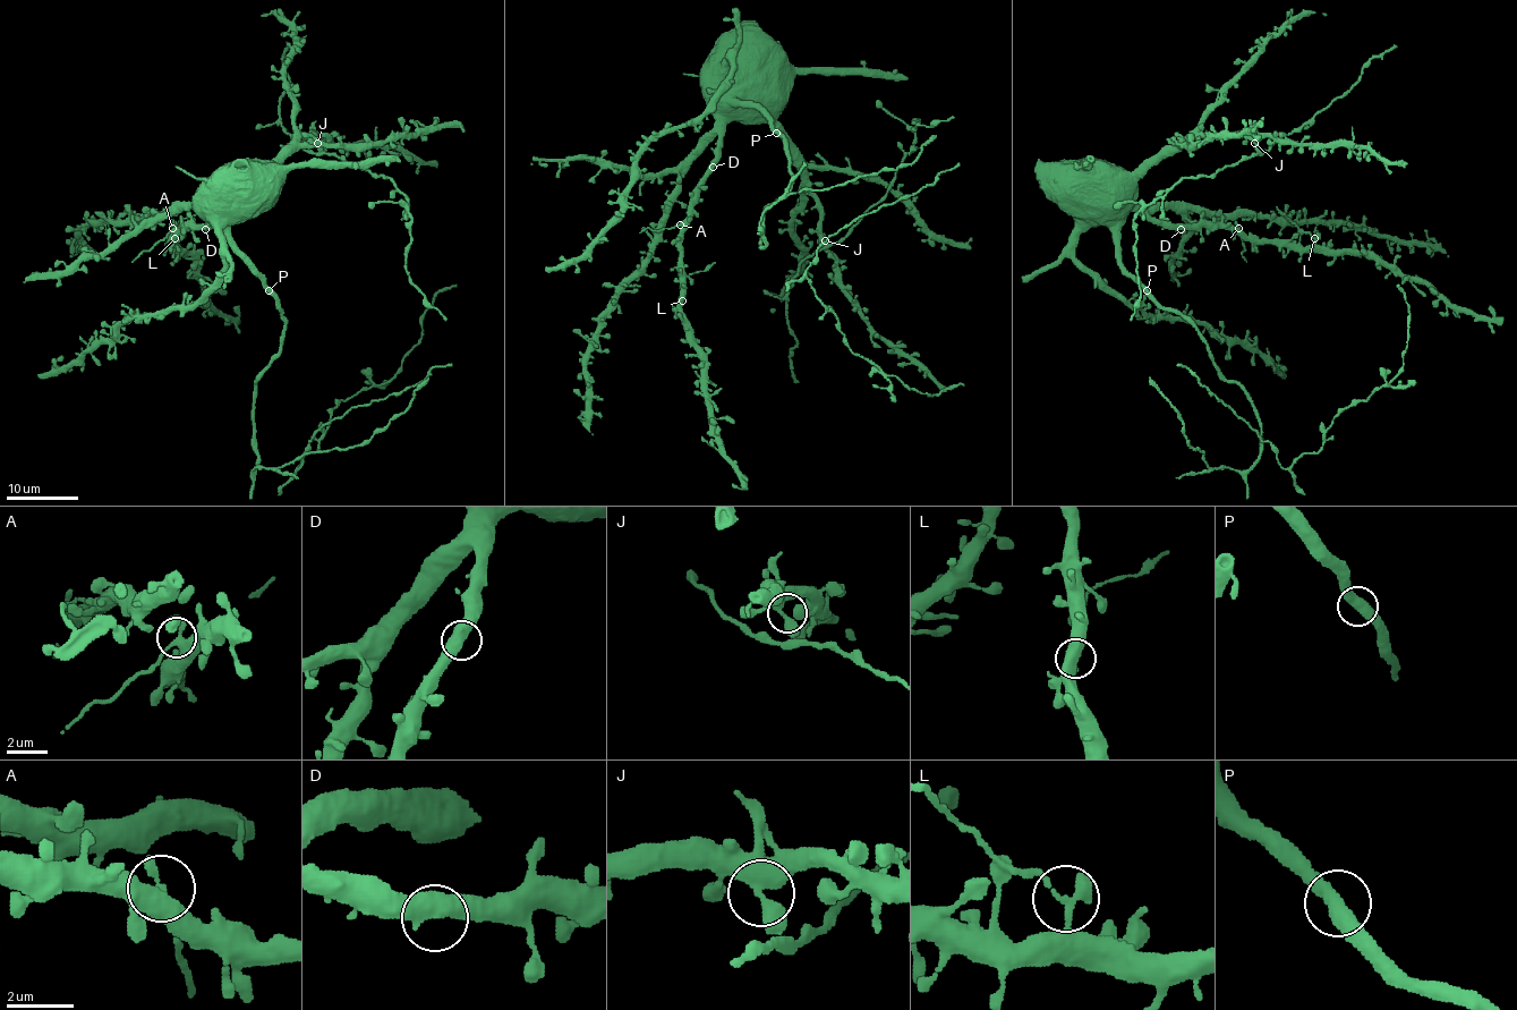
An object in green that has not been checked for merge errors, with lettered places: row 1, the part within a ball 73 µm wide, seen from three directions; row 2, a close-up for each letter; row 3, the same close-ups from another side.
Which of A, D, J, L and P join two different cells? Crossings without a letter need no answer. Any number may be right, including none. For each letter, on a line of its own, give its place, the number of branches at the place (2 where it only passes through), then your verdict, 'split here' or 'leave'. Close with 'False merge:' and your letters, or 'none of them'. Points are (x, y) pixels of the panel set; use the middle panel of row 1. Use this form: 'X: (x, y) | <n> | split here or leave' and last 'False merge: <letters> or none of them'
A: (680, 225) | 2 | split here
D: (713, 167) | 2 | leave
J: (825, 240) | 2 | leave
L: (682, 300) | 2 | split here
P: (776, 133) | 2 | leave
False merge: A, L

